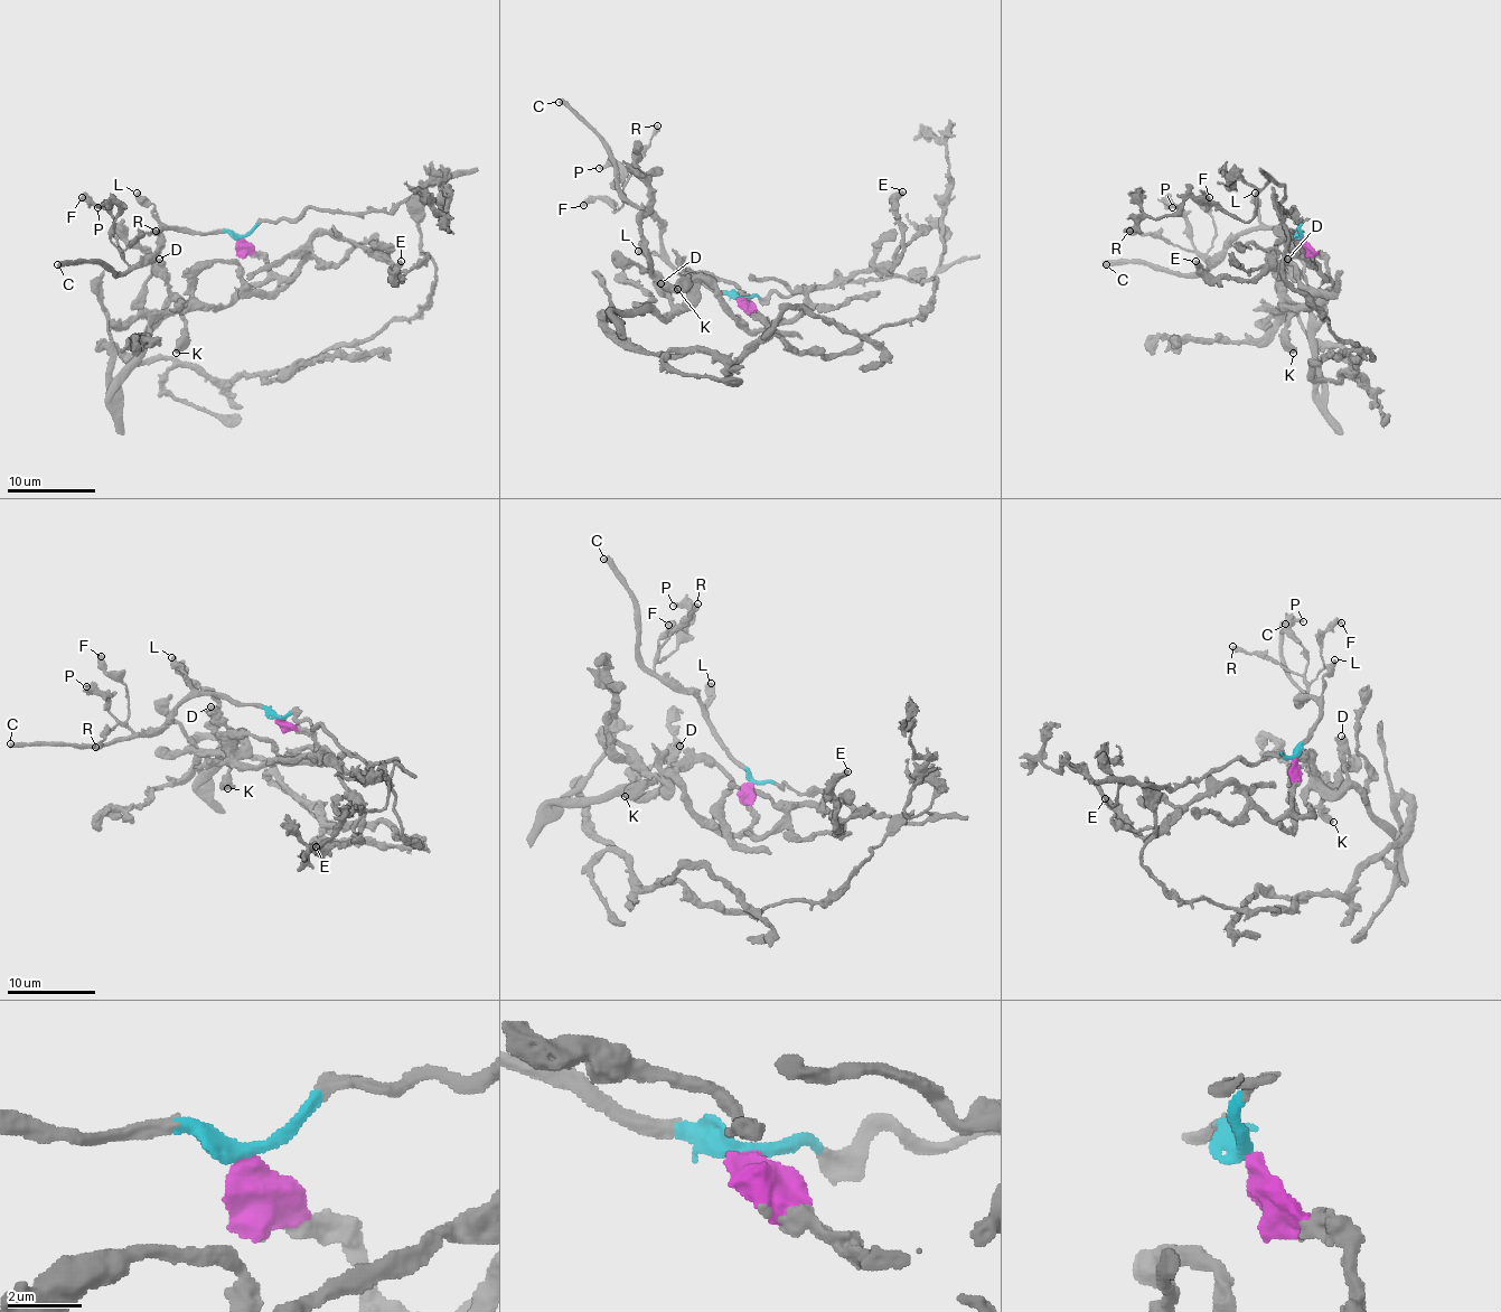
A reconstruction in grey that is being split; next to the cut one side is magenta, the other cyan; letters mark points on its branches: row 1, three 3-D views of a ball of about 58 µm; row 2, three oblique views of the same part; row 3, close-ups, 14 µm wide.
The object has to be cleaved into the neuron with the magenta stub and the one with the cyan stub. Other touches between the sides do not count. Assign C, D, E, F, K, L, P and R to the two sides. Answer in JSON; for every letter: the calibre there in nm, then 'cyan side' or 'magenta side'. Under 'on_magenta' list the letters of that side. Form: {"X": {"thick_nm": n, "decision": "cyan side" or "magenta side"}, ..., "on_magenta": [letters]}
{"C": {"thick_nm": 440, "decision": "cyan side"}, "D": {"thick_nm": 320, "decision": "magenta side"}, "E": {"thick_nm": 480, "decision": "magenta side"}, "F": {"thick_nm": 500, "decision": "cyan side"}, "K": {"thick_nm": 550, "decision": "magenta side"}, "L": {"thick_nm": 480, "decision": "cyan side"}, "P": {"thick_nm": 240, "decision": "cyan side"}, "R": {"thick_nm": 440, "decision": "cyan side"}, "on_magenta": ["D", "E", "K"]}

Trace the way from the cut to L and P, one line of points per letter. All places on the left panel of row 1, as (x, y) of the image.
L: (242, 239), (226, 232), (169, 230), (160, 221), (158, 213), (135, 193)
P: (242, 239), (169, 230), (160, 234), (160, 245), (129, 265), (112, 241), (119, 208), (99, 208)

